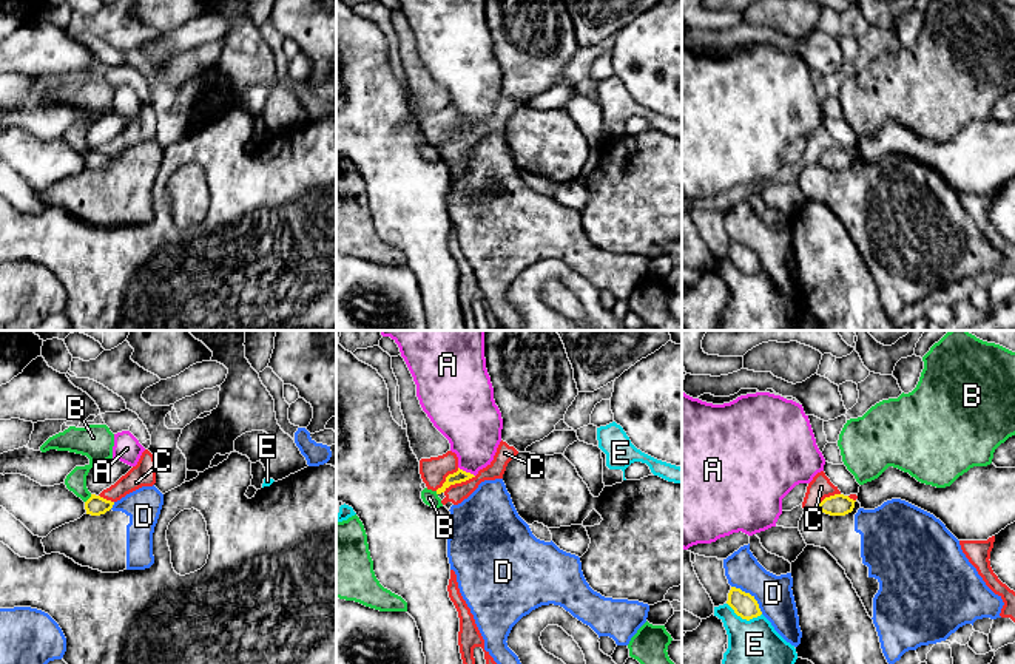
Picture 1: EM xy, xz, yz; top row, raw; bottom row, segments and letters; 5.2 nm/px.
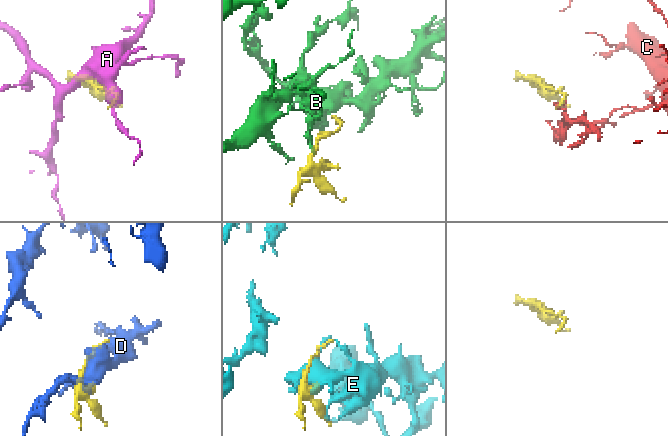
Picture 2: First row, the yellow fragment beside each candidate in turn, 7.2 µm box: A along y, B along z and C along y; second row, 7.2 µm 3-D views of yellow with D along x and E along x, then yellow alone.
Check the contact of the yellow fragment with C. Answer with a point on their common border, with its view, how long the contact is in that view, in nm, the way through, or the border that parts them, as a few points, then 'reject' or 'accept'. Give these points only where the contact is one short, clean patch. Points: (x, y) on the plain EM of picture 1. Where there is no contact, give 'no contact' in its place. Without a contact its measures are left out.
meets yellow in xz at (458, 136); contact 190 nm long; border along xz (475, 130), (451, 138), (443, 145); reject

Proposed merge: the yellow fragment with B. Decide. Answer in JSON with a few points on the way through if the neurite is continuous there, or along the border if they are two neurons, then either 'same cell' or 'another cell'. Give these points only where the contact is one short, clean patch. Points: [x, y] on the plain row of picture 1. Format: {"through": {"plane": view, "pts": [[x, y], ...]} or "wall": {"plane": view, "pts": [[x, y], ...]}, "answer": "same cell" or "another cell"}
{"through": {"plane": "xy", "pts": [[96, 159], [88, 153], [80, 128], [97, 107]]}, "answer": "same cell"}

